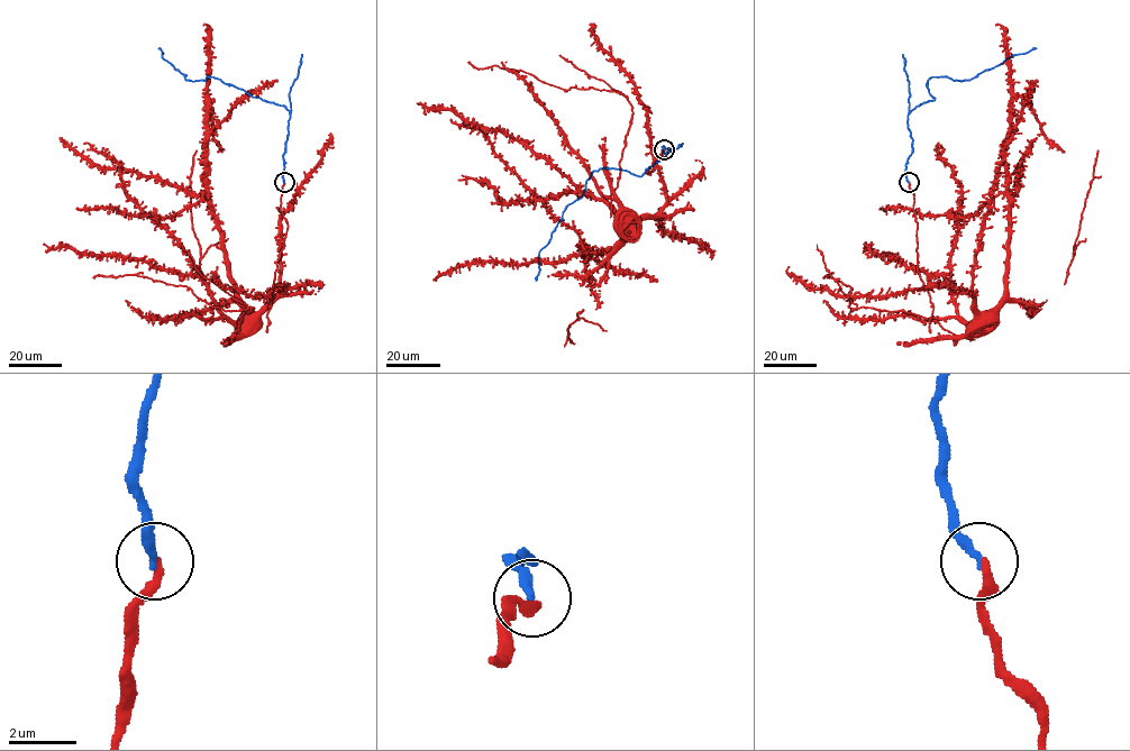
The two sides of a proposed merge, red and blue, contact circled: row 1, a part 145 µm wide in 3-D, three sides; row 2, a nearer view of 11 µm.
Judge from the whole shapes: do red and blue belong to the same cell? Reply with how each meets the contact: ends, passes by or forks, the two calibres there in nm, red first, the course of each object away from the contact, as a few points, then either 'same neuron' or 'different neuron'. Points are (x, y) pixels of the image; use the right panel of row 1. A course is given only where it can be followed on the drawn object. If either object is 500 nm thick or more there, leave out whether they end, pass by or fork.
red ends there; blue ends there; 300 nm thick on the red side, 280 nm on the other; red runs (909, 183), (917, 223), (917, 271), (925, 287), (941, 285), (965, 290), (972, 296), (973, 304), (984, 314); blue runs (909, 183), (908, 115), (935, 99), (929, 78), (968, 81), (1037, 48); same neuron

